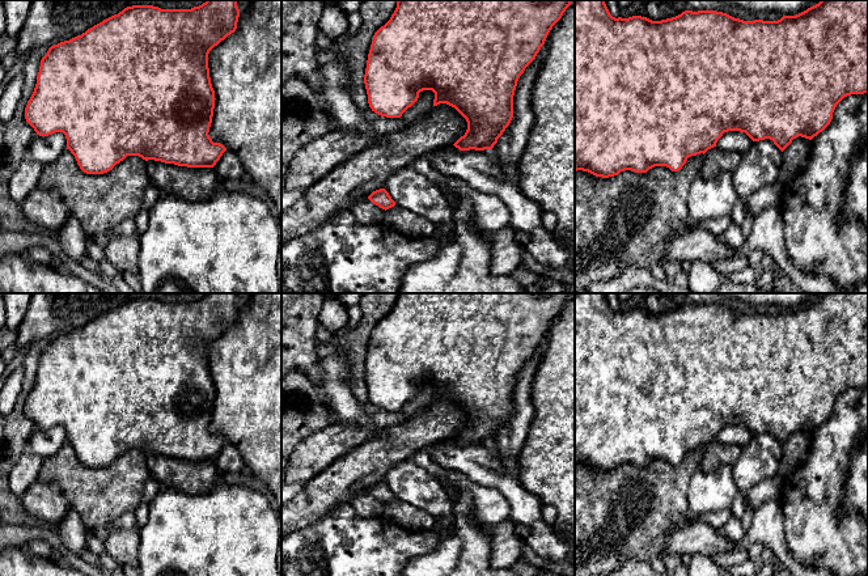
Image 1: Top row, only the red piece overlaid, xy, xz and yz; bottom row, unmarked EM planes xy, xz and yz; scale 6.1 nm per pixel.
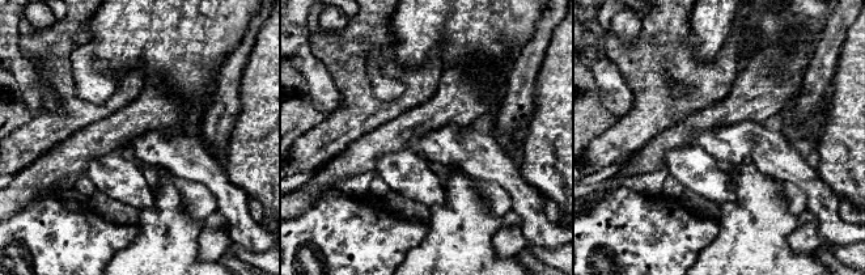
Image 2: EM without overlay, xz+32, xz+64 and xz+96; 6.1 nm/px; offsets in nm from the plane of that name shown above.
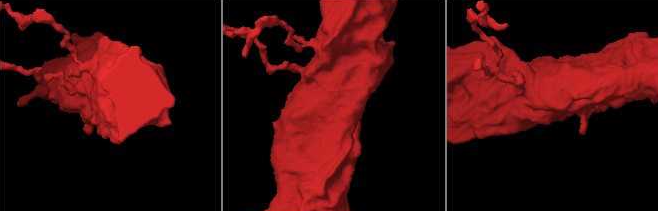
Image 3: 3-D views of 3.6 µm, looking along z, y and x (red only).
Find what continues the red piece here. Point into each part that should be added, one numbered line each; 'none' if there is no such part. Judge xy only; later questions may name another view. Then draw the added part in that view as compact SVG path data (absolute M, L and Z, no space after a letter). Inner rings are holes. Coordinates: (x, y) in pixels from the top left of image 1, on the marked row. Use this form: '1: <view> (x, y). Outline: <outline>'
none

